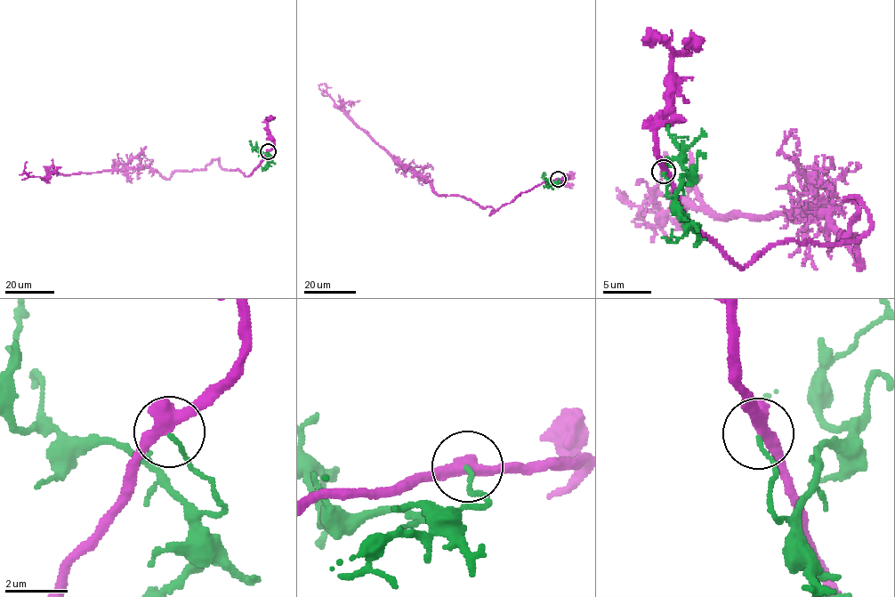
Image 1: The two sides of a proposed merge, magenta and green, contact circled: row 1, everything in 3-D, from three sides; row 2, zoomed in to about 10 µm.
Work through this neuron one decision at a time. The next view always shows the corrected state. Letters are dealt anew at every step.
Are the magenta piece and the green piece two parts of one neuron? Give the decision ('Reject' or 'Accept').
Reject

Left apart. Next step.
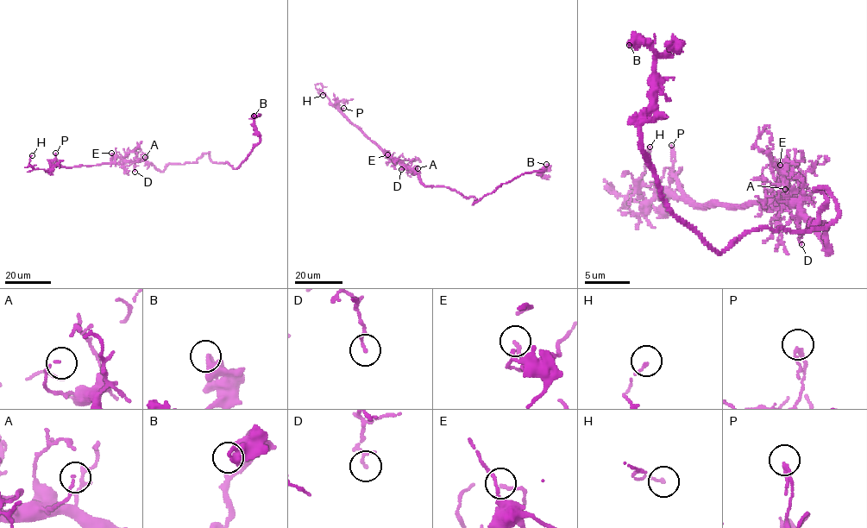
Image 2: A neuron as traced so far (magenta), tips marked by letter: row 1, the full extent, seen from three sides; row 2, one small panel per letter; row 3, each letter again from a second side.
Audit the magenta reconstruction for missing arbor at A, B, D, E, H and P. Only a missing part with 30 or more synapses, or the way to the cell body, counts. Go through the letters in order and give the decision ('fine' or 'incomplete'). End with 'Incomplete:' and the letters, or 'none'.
A: fine
B: fine
D: fine
E: fine
H: fine
P: fine
Incomplete: none

